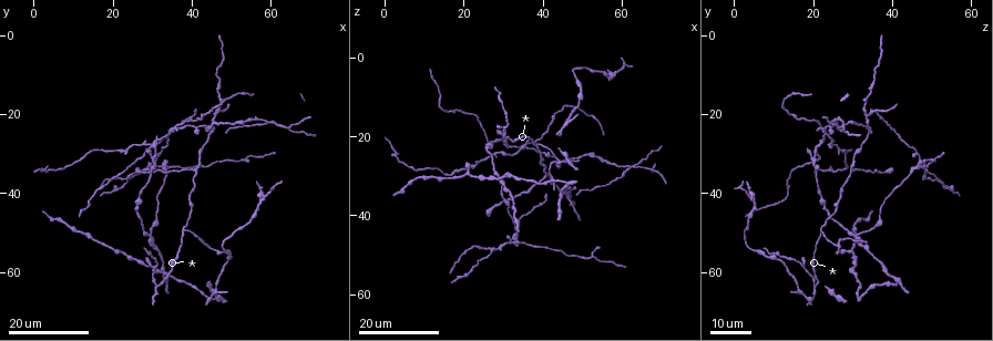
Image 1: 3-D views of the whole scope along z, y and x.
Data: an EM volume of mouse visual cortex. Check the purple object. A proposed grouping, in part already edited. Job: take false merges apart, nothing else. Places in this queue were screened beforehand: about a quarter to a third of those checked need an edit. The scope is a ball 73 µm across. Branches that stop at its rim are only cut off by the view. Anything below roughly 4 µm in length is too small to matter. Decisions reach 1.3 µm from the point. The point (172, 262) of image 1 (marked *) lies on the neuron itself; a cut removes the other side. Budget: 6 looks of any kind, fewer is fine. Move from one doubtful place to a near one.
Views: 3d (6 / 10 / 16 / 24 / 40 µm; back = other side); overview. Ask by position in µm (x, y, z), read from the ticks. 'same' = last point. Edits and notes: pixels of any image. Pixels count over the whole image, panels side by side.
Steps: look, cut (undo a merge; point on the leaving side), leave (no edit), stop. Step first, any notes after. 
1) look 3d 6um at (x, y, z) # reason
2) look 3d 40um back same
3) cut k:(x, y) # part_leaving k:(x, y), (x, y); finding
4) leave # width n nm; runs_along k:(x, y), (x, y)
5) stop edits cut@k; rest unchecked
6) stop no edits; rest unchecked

look 3d 16um at (43.5, 53.0, 26.5) # three-way junction

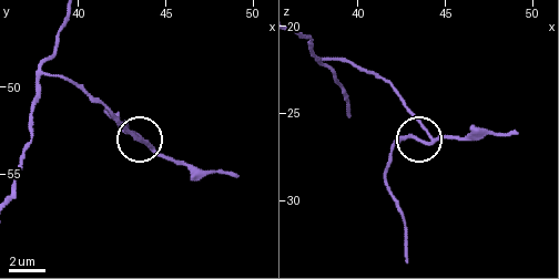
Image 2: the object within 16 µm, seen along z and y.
look 3d 10um same # closer look

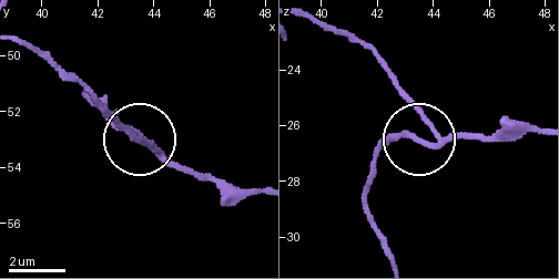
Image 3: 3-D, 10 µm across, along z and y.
leave # width 160 nm; all the same neuron

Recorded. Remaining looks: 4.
look 3d 16um at (29.5, 51.0, 31.0)

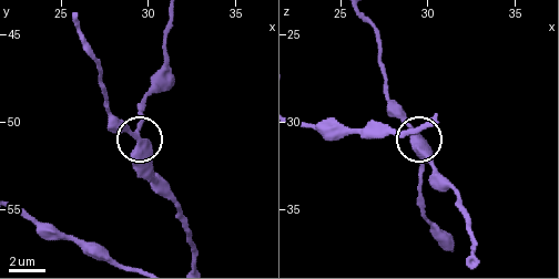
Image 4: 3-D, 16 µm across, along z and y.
look 3d 10um same # closer look

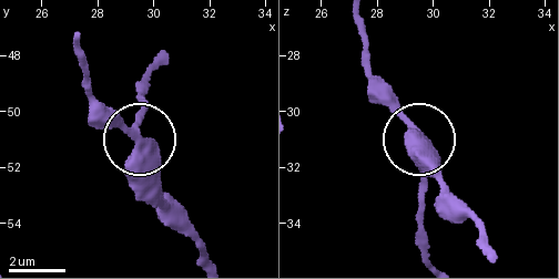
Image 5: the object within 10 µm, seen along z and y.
leave # arms 3; all the same neuron

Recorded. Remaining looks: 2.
look 3d 16um at (46.0, 20.0, 33.0) # three arms meet

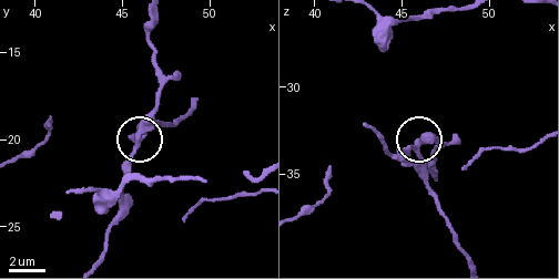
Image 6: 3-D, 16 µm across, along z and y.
look 3d 6um at (45.8, 20.2, 33.7)

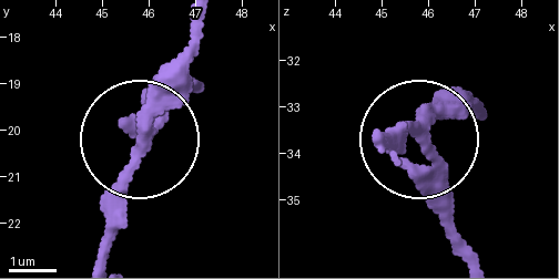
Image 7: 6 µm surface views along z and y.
leave # width 280 nm; all the same neuron

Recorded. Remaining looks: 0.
stop no edits; rest unchecked

